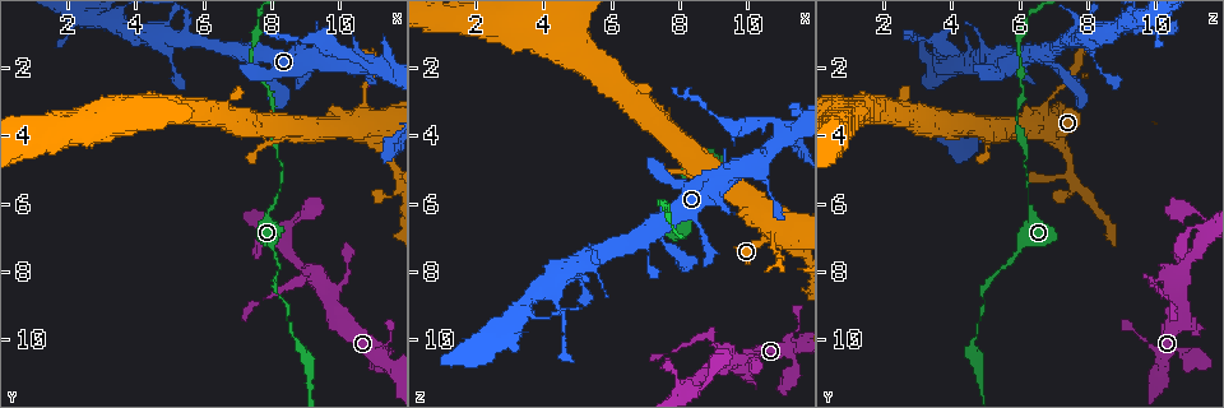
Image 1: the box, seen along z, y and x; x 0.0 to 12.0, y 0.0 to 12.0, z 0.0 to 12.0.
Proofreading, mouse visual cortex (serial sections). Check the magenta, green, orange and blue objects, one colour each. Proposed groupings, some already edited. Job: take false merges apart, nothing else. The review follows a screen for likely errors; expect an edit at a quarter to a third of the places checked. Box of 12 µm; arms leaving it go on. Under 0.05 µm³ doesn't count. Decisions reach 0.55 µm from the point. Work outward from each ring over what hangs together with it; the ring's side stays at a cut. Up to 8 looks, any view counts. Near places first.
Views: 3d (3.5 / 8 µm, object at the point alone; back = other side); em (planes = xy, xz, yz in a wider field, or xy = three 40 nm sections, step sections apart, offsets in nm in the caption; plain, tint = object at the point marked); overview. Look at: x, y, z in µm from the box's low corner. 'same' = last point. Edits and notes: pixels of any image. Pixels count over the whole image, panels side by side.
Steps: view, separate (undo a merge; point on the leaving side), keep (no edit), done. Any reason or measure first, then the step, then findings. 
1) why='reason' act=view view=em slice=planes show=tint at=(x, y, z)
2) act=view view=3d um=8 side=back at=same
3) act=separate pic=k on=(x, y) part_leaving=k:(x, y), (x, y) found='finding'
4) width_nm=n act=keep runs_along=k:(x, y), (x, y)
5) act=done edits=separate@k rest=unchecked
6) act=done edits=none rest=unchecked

why='abrupt turn' act=view view=3d um=8 at=(8.1, 8.6, 4.9)

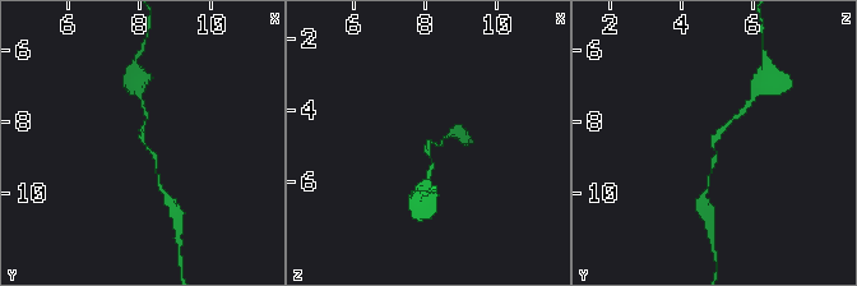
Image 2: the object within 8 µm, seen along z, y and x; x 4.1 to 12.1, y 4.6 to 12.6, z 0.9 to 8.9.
arm_widths_nm=100,100 why='need the tissue' act=view view=em slice=xy step=3 show=tint at=(8.1, 8.5, 4.9)

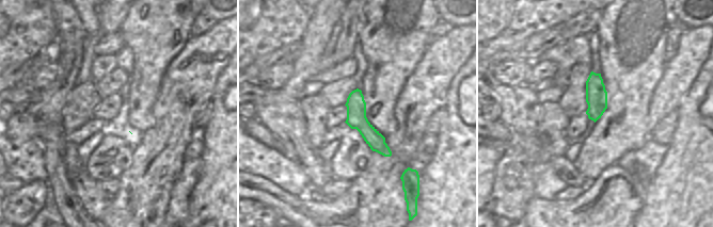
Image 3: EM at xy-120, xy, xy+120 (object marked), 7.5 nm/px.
act=keep found='all the same cell'

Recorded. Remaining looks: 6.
why='small branch off a trunk' act=view view=3d um=3.5 at=(11.0, 2.0, 3.8)

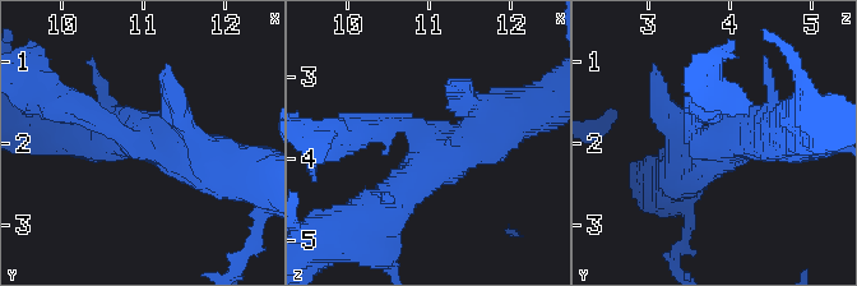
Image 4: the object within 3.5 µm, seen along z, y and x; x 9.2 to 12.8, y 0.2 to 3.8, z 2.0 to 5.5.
why='now the EM' act=view view=em slice=xy step=5 show=tint at=(10.95, 2.00, 3.80)

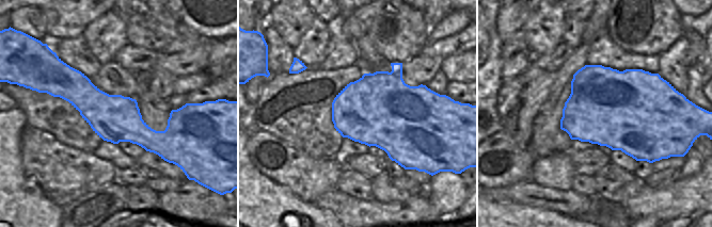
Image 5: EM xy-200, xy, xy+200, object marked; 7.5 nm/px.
act=separate pic=4 on=(350, 116) part_leaving=4:(394, 124), (320, 138) found='a second cell is stuck on'

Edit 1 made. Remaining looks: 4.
why='abrupt turn' act=view view=3d um=3.5 at=(4.5, 1.0, 8.1)

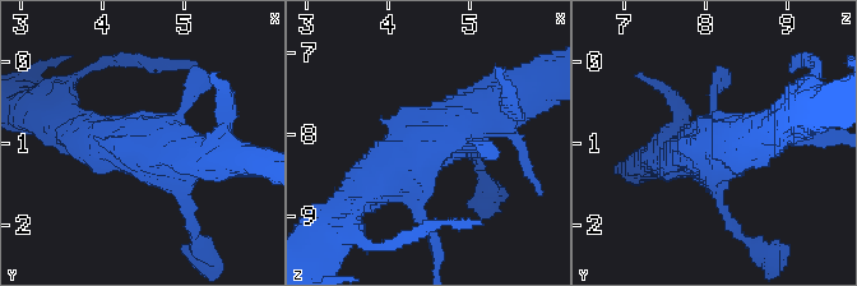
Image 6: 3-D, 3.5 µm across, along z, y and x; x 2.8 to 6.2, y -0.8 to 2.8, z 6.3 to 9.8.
act=view view=em slice=xy step=1 show=tint at=(4.50, 1.05, 8.15)

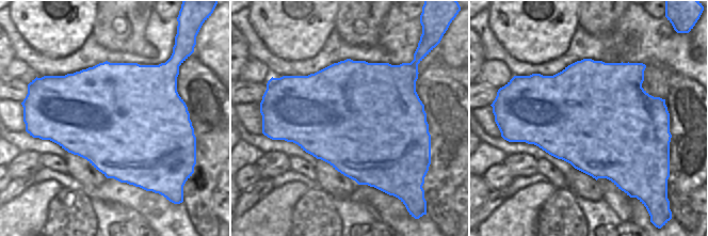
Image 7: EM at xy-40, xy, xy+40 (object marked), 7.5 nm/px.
act=keep runs_along=6:(526, 91), (376, 181) found='one cell here'

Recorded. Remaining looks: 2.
act=done edits=separate@4 rest=unchecked

